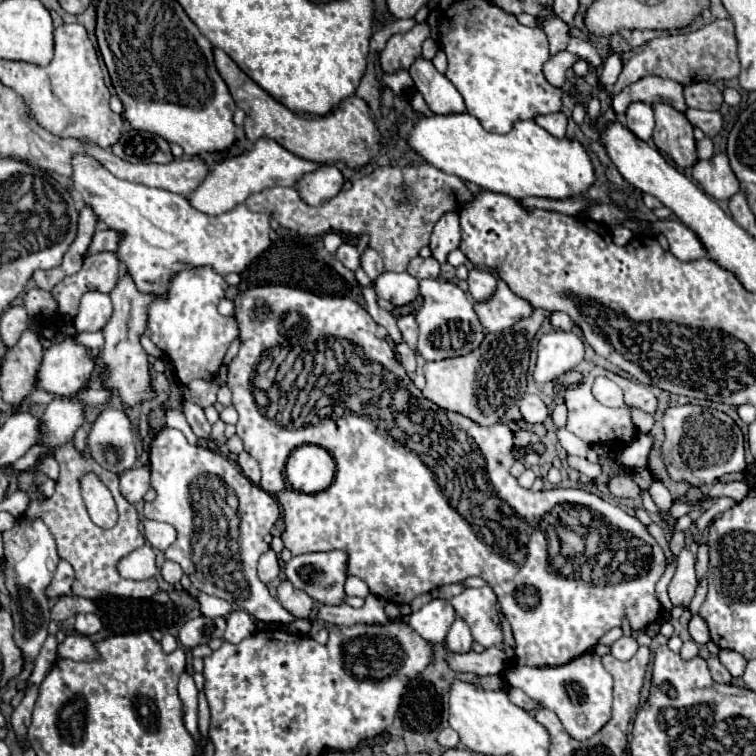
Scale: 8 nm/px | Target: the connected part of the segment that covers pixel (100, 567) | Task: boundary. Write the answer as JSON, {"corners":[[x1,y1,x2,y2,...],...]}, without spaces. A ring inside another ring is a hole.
{"corners":[[74,440,62,444,60,448,56,448,56,456,54,456,60,464,60,476,56,480,56,492,54,496,42,500,42,502,30,502,28,510,24,512,22,518,28,520,44,520,44,524,50,528,50,532,56,538,58,544,58,556,62,560,66,560,72,568,74,568,74,584,72,584,72,594,80,596,80,598,88,598,88,600,100,600,106,596,120,596,120,598,150,598,158,592,158,584,154,578,146,580,146,582,134,582,134,580,124,580,118,570,116,570,116,562,126,556,128,552,132,552,134,548,144,544,144,536,140,532,140,518,136,508,126,502,126,498,120,494,118,490,118,474,100,474,100,464,90,456,90,450,86,448,84,452,80,452,74,446],[82,472,96,472,102,482,112,490,112,496,116,500,120,518,118,524,110,530,104,530,100,526,96,526,90,516,88,510,82,502,80,490,78,490,78,474]]}

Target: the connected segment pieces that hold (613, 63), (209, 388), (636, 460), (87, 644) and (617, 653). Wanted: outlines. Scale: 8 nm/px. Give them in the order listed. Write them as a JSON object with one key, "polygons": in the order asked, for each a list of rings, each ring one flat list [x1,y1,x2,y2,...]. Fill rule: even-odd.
{"polygons":[[[612,52,606,62,604,62,604,68,602,68,602,74,600,74,600,82,606,86,606,88,612,88,620,76,620,70,622,70,624,62,622,62,622,54,618,52]],[[192,380,186,386,186,400,198,404,200,408,208,408,216,404,216,390,218,390,218,382,216,380]],[[640,434,634,444,626,446,618,456,618,460,626,468,648,468,648,454,654,446,654,436,652,434]],[[70,634,66,640,58,646,58,656,60,658,70,658,70,660,98,660,100,654,96,650,96,644,80,634]],[[622,636,612,644,612,656,618,660,630,660,638,650,638,642,632,636]]]}

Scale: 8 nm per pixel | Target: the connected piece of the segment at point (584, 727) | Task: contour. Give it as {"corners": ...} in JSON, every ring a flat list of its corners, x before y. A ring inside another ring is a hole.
{"corners":[[586,652,562,666,510,666,506,670,506,680,510,686,524,690,532,700,552,710,566,732,576,740,592,738,610,720,612,676,602,666,602,658,594,652]]}

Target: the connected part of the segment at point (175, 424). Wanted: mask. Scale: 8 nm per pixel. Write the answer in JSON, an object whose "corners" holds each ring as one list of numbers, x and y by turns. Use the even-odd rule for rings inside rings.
{"corners":[[168,410,168,412,166,412,166,426,180,430,180,432,182,432,182,434,188,438,188,442,190,442,190,444,194,444,194,446,198,444,196,434,192,432,190,424,186,422,186,418,184,418,184,414,182,414,180,410]]}

